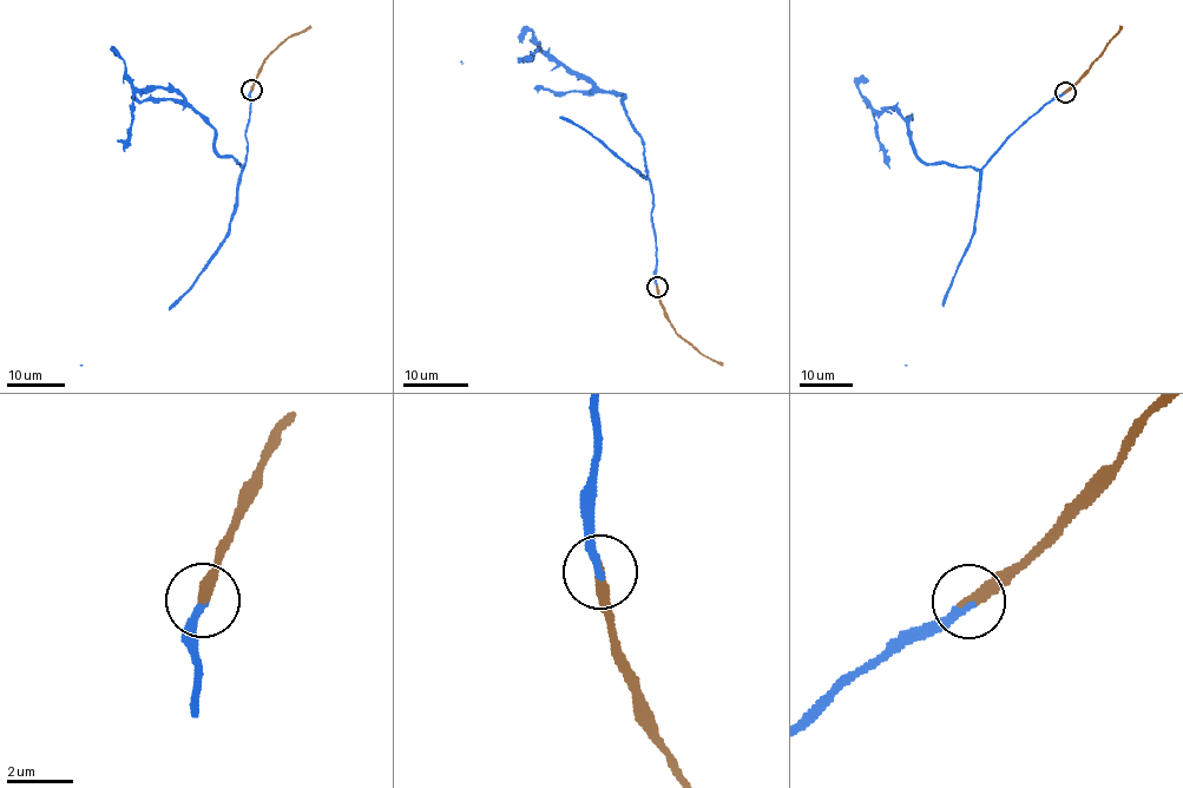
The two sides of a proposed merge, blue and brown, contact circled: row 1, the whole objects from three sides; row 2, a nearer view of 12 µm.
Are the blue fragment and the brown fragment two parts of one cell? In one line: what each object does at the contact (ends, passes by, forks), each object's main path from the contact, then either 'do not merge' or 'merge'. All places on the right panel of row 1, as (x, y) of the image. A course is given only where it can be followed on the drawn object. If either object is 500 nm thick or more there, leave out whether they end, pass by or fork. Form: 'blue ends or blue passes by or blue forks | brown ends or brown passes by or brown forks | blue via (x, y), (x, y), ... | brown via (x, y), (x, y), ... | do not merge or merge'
blue ends | brown ends | blue via (1064, 92), (1030, 116), (981, 170), (974, 230), (945, 303), (904, 365) | brown via (1064, 92), (1123, 26) | merge

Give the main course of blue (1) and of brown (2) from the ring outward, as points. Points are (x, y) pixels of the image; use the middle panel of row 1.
1: (657, 287), (652, 190), (649, 179), (587, 131), (461, 60)
2: (657, 287), (671, 326), (702, 354), (723, 366)

